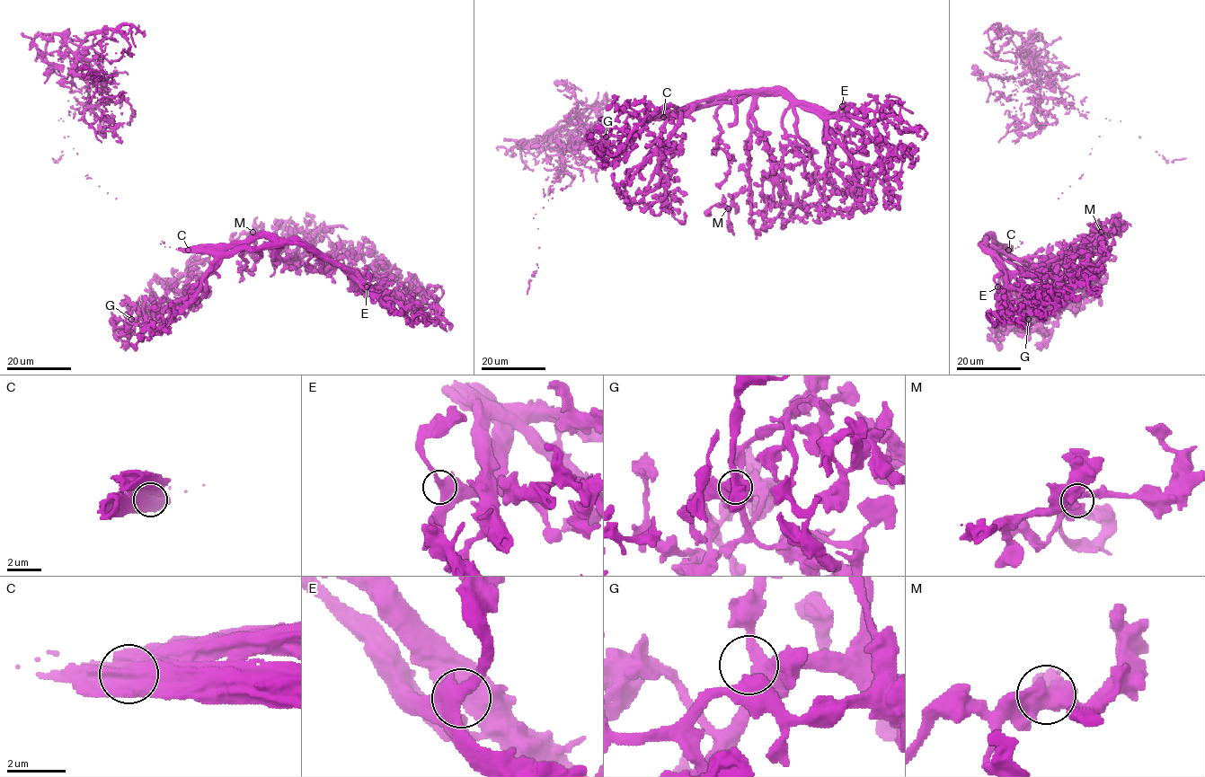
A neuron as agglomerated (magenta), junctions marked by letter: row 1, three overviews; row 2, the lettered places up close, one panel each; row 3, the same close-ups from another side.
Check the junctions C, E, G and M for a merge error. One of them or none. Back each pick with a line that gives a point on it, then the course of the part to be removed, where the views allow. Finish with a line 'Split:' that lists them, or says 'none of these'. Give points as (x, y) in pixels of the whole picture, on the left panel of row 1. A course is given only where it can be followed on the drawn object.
C: place (188, 250); course (188, 250), (260, 237), (301, 239), (366, 286), (400, 299), (411, 280), (417, 289)
Split: C

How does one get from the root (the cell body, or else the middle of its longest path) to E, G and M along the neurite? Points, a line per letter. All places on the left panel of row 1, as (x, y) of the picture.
E: (161, 241), (164, 247), (178, 250), (221, 252), (307, 243), (324, 257), (335, 260), (362, 286), (367, 286)
G: (161, 241), (164, 247), (208, 251), (214, 257), (215, 265), (158, 320), (131, 319)
M: (161, 241), (164, 247), (178, 250), (221, 252), (278, 246), (278, 262), (275, 263), (275, 245), (252, 232)

